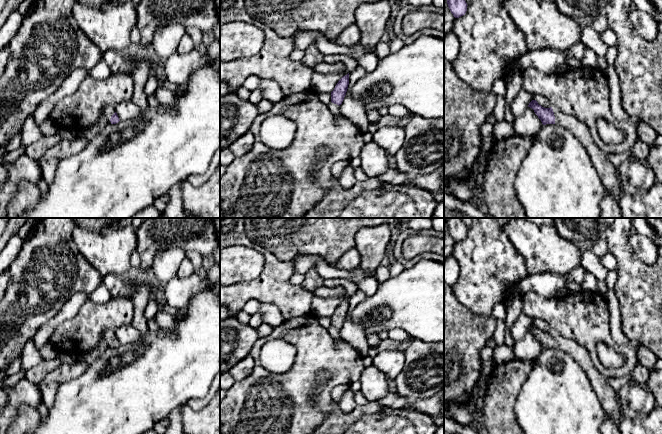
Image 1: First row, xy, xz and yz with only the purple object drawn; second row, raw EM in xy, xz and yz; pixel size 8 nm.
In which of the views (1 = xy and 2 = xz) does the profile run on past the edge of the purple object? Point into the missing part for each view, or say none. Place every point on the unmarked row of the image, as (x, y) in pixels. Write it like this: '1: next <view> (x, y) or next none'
1: next xy (109, 335)
2: next xz (334, 332)

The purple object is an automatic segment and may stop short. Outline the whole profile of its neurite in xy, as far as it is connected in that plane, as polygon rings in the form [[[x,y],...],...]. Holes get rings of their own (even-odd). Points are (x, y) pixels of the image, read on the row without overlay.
[[[106,331],[104,340],[108,348],[116,348],[120,345],[114,331]]]

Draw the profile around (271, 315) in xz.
[[[261,303],[259,312],[262,315],[263,323],[266,323],[273,328],[279,326],[285,320],[278,307],[273,304]]]

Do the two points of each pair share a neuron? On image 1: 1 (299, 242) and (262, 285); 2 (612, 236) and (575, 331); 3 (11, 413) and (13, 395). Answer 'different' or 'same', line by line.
1: different
2: different
3: same

